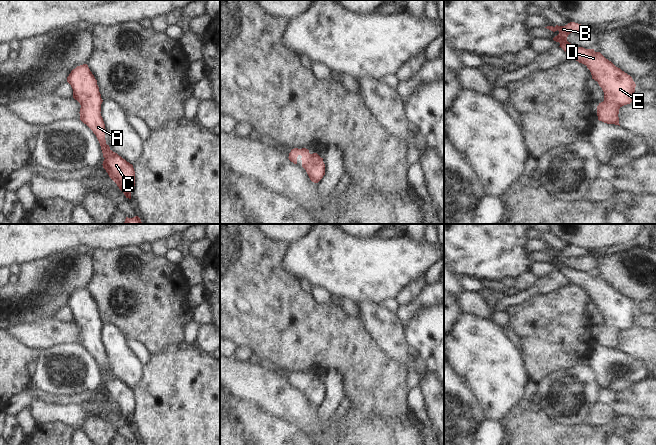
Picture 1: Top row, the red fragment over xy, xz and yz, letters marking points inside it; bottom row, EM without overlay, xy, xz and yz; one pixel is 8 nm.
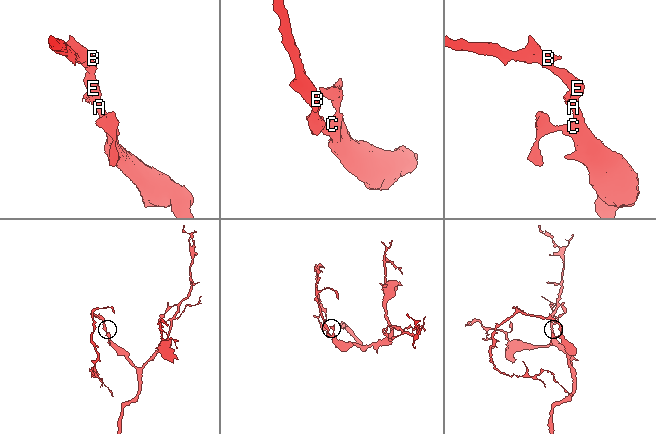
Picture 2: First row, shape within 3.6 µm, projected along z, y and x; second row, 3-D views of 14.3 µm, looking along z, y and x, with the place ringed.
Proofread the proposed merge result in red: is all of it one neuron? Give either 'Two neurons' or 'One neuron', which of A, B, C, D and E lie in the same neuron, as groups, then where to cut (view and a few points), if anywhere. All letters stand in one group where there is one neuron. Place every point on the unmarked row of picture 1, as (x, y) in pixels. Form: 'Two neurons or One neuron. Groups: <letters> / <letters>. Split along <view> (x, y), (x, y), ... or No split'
One neuron. Groups: A B C D E. No split.

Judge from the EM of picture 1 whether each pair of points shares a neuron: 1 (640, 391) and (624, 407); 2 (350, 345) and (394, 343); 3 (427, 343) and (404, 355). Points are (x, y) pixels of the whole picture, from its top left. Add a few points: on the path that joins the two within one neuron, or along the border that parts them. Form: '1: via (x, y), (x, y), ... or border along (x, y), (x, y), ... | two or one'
1: via (636, 395), (628, 403) | one
2: border along (363, 325), (378, 346), (388, 356), (395, 359) | two
3: border along (402, 330), (405, 343), (420, 360) | two

